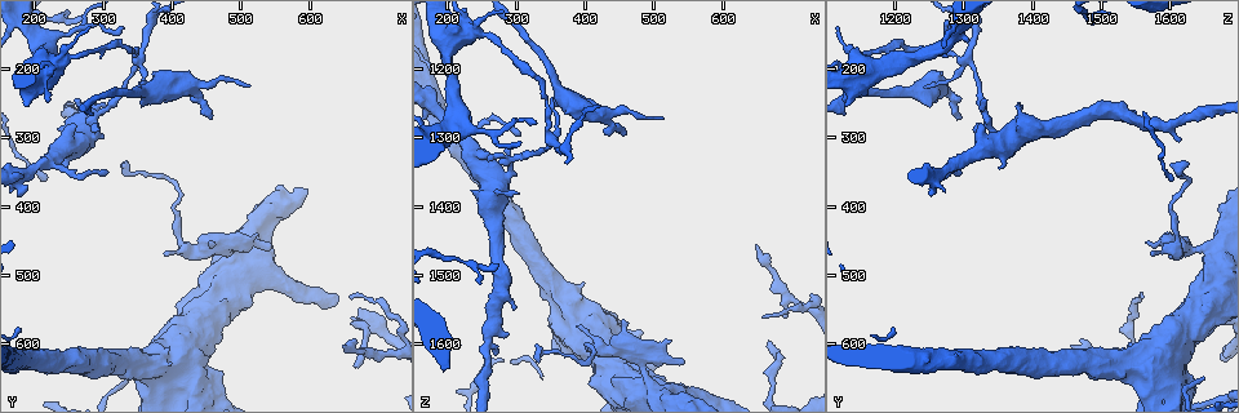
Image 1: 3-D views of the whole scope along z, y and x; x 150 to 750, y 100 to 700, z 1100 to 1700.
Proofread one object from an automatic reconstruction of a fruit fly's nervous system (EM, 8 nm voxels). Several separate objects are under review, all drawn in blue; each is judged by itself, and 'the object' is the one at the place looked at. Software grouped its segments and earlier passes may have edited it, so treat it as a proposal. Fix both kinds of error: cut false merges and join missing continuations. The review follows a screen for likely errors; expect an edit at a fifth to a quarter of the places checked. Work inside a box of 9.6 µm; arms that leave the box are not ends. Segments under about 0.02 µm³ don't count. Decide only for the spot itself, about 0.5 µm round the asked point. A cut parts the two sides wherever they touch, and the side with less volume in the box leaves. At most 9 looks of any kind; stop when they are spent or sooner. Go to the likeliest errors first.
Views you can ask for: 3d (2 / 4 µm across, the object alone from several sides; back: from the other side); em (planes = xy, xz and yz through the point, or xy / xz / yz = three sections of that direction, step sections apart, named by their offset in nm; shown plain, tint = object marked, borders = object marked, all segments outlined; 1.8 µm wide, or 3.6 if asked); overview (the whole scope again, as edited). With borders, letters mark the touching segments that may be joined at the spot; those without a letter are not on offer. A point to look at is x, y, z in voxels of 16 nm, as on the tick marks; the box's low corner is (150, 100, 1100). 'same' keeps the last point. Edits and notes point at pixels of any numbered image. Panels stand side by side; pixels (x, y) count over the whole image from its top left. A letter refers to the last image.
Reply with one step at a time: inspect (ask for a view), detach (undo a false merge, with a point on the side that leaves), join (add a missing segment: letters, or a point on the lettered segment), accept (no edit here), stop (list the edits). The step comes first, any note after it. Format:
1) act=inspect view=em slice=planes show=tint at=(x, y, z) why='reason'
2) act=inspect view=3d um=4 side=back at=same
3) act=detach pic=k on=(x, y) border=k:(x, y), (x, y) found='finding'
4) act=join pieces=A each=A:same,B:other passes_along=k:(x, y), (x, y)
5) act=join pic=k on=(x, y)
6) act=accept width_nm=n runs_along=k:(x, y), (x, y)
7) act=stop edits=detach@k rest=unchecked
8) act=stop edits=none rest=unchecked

act=inspect view=em um=3.6 slice=planes show=borders at=(485, 475, 1660) why='thick turns thin'

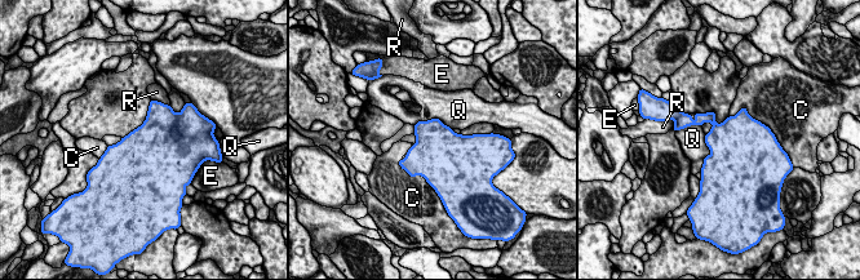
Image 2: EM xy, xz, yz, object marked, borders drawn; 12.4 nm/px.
act=accept each=C:other,E:other,Q:other,R:other border=2:(705, 134), (710, 152), (699, 172) found='continuous, no second neuron'

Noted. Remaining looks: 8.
act=inspect view=3d um=4 side=back at=(400, 630, 1565) why='touches itself'

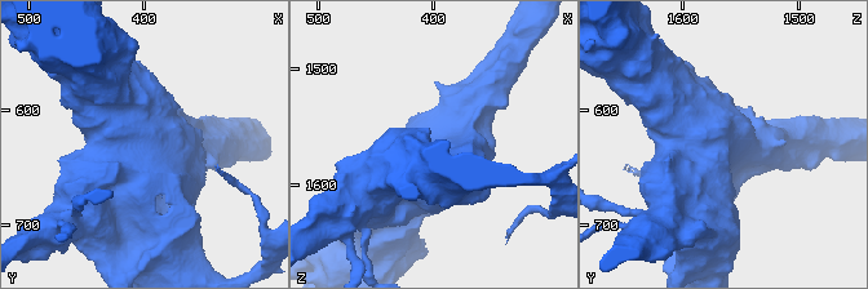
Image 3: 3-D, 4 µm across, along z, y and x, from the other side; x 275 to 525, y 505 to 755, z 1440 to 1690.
act=inspect view=em um=3.6 slice=xy step=16 show=tint at=same

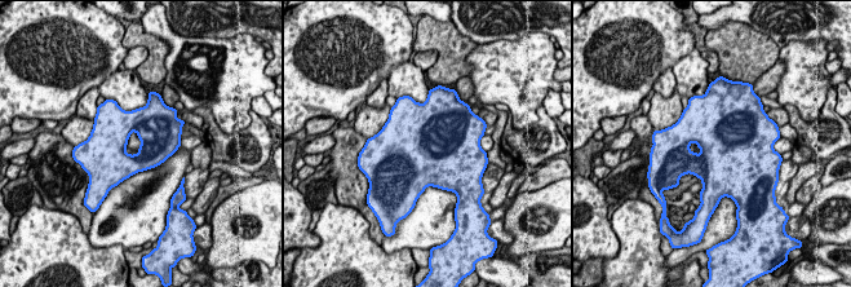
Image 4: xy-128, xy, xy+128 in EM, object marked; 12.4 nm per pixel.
act=inspect view=em um=3.6 slice=planes show=borders at=same why='cut it another way'

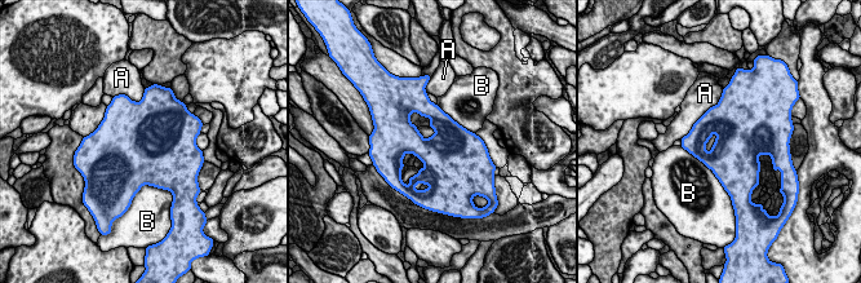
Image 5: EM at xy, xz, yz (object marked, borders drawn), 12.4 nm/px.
act=accept each=A:other,B:other border=5:(680, 146), (700, 159), (724, 188) found='all the same neuron'

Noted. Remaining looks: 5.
act=inspect view=em slice=planes show=tint at=(260, 185, 1150)

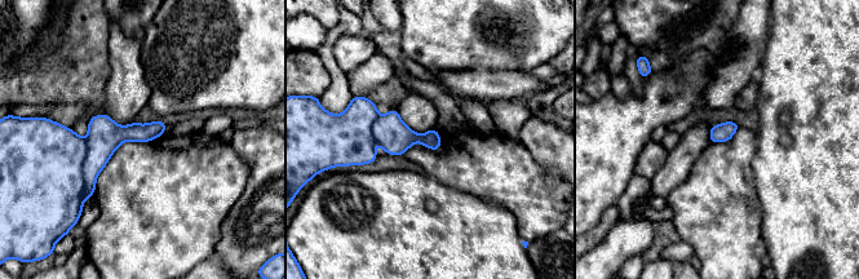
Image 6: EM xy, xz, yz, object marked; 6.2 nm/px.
act=inspect view=em slice=planes show=borders at=same why='see the neighbours'

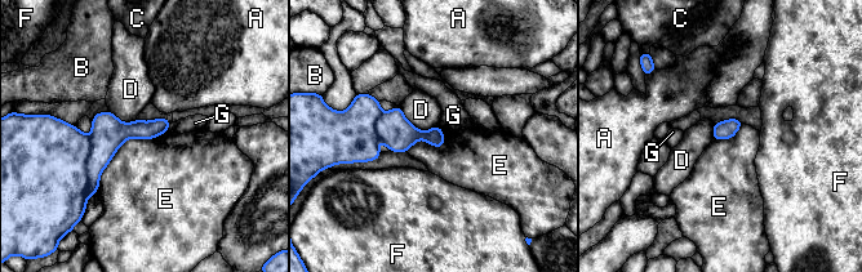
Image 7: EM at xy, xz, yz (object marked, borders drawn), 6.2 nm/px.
act=accept width_nm=120 each=A:other,B:other,C:other,D:other,E:other,F:other,G:other found='one neuron here'

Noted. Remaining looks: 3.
act=inspect view=3d um=4 at=(305, 250, 1380)

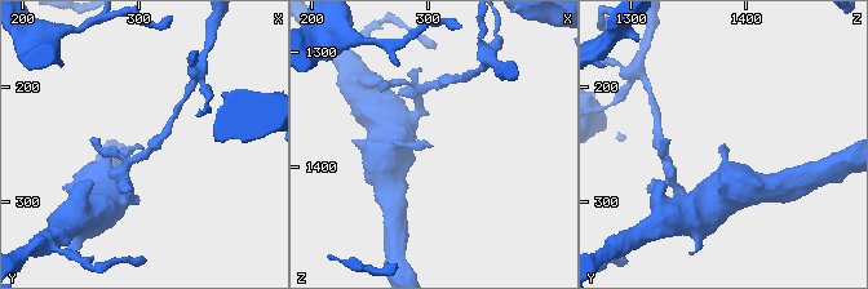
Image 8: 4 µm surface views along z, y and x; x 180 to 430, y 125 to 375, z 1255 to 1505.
act=inspect view=em slice=planes show=borders at=(302, 250, 1378) why='need the tissue'

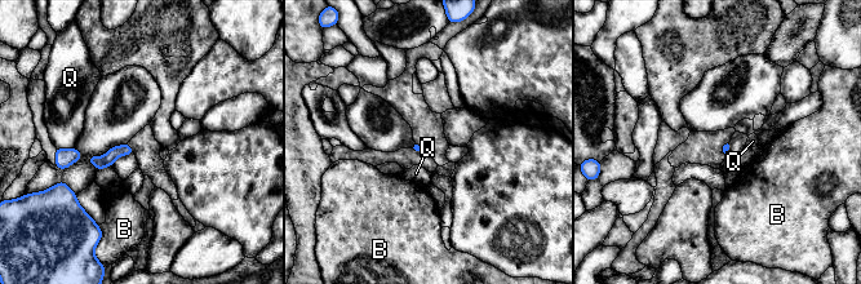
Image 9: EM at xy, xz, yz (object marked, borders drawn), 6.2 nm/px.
act=accept longest_contact=Q:110nm each=B:other,Q:other found='no lettered segment goes on from it'

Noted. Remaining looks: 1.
act=stop edits=none rest=unchecked

